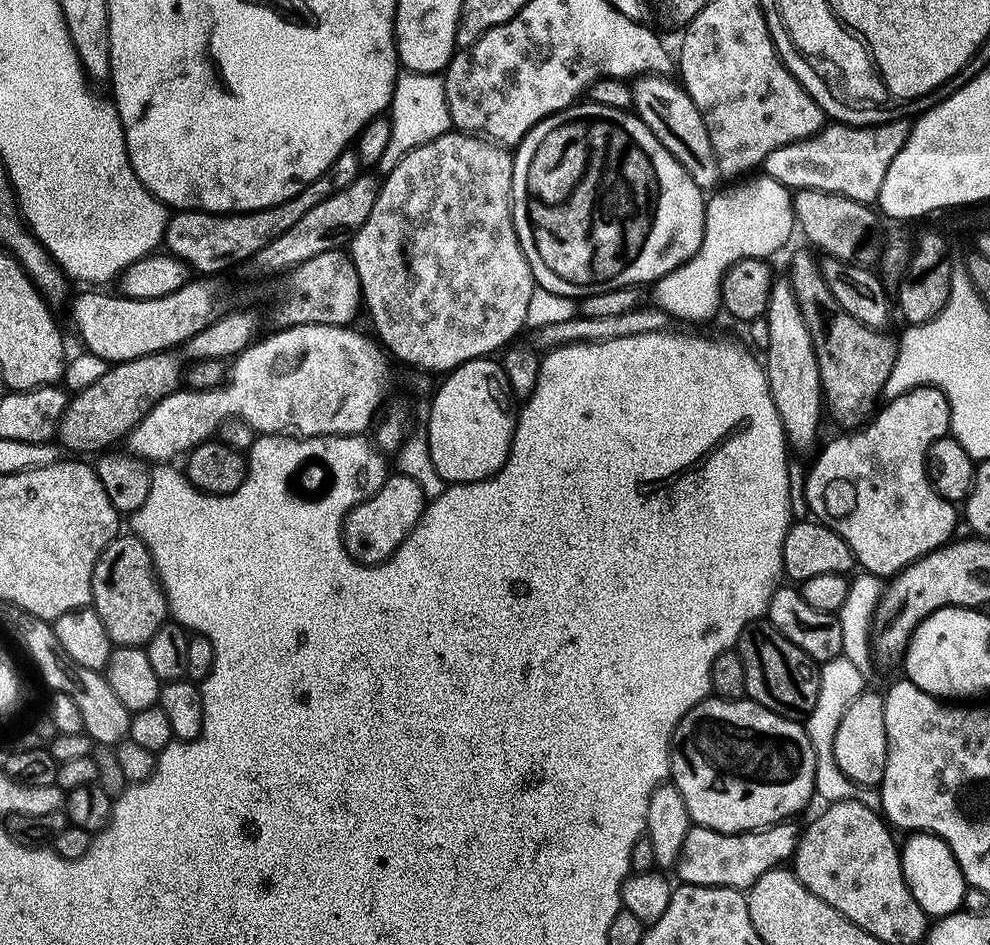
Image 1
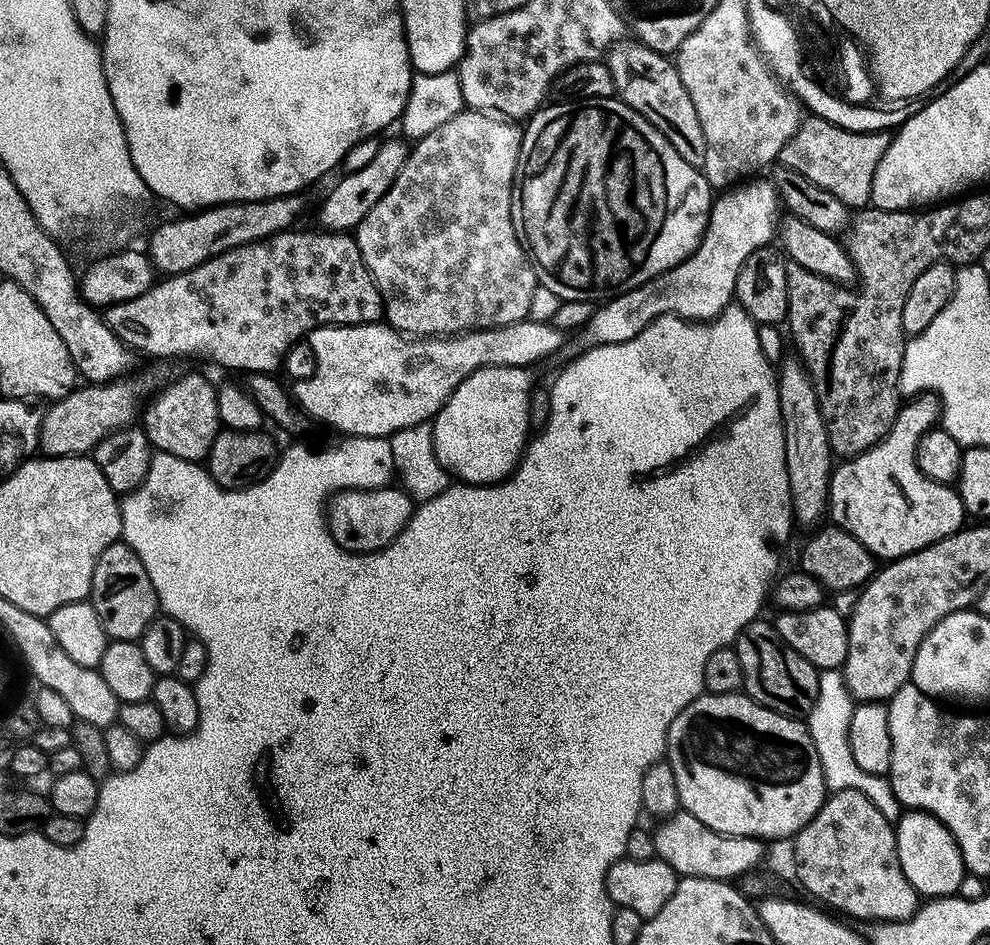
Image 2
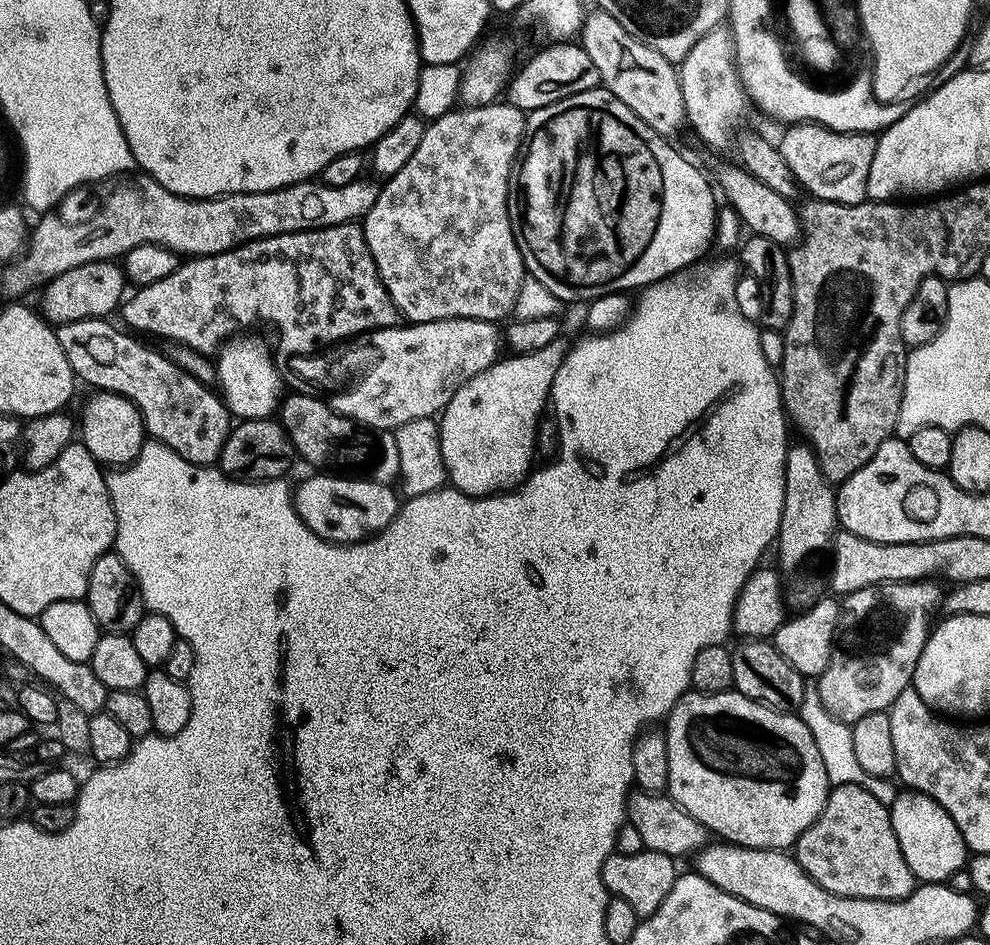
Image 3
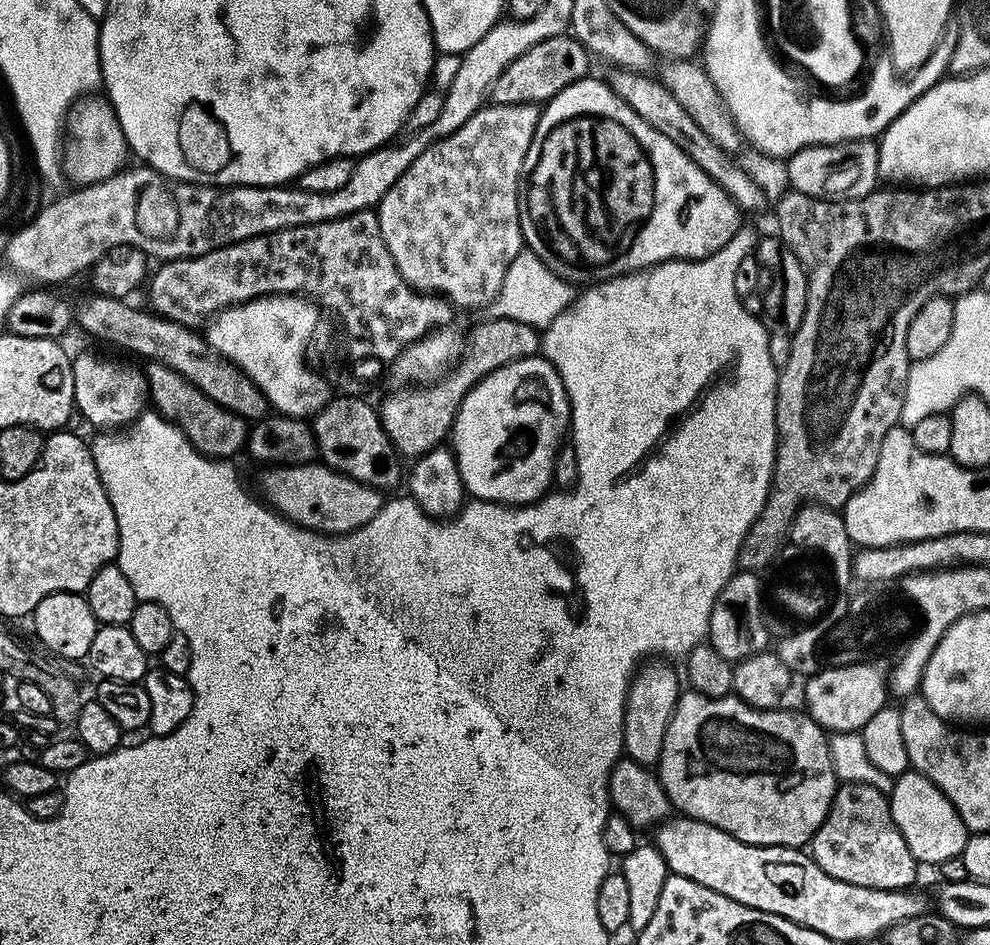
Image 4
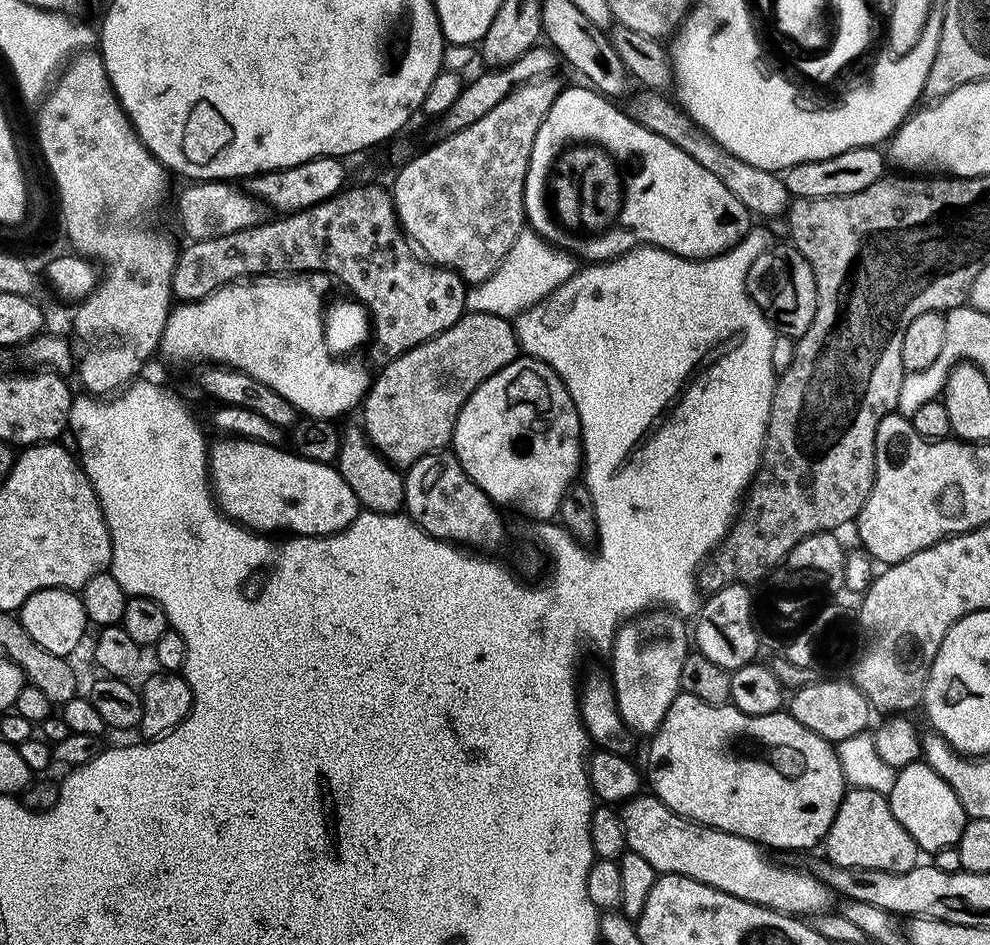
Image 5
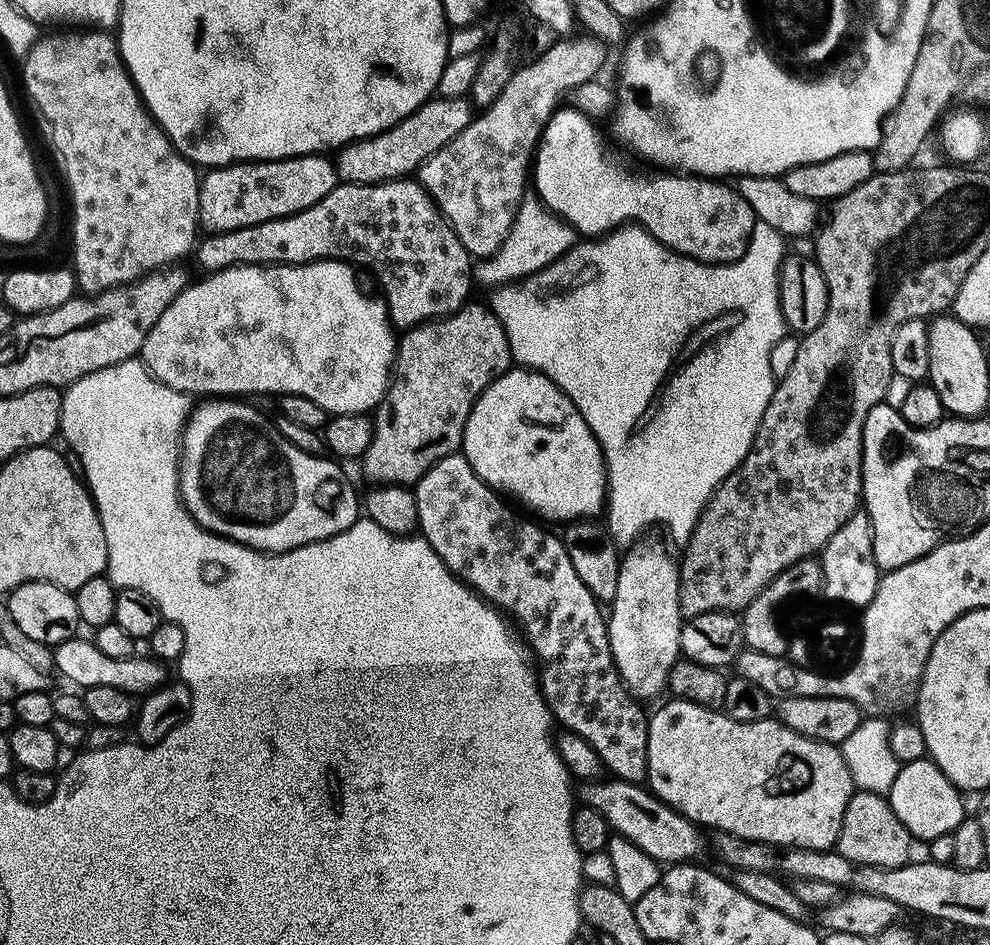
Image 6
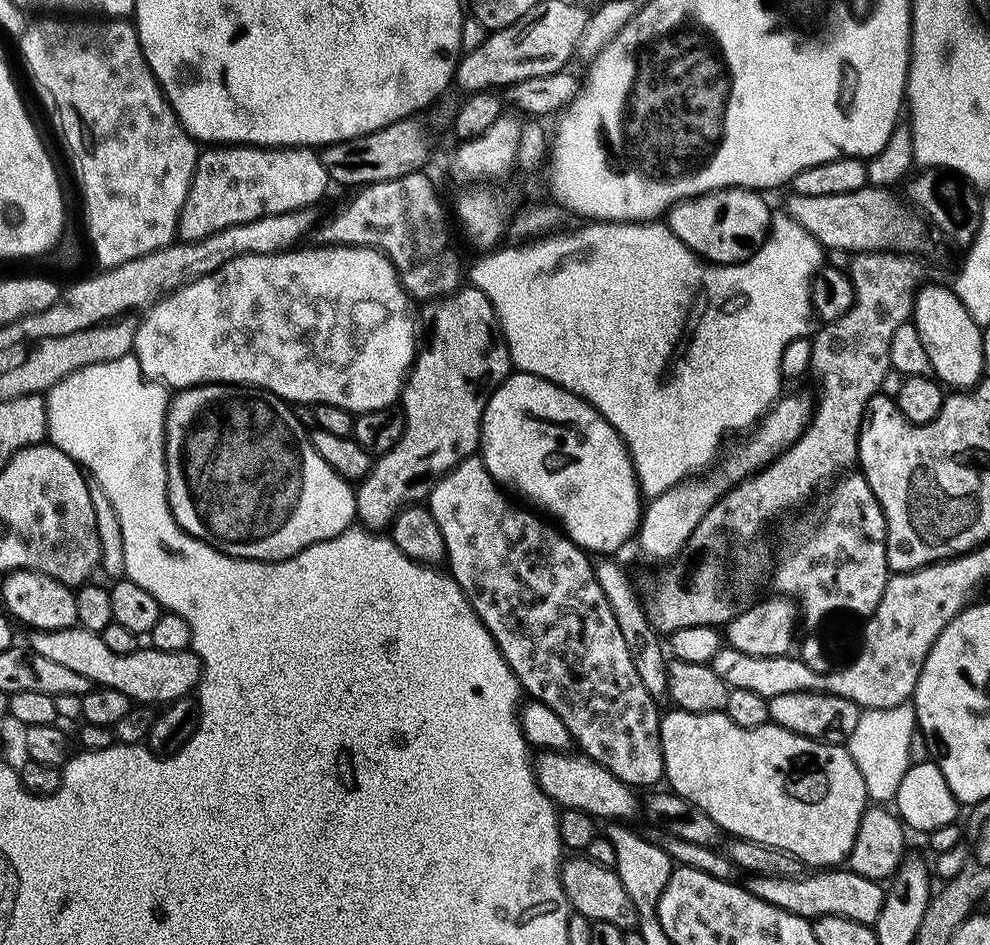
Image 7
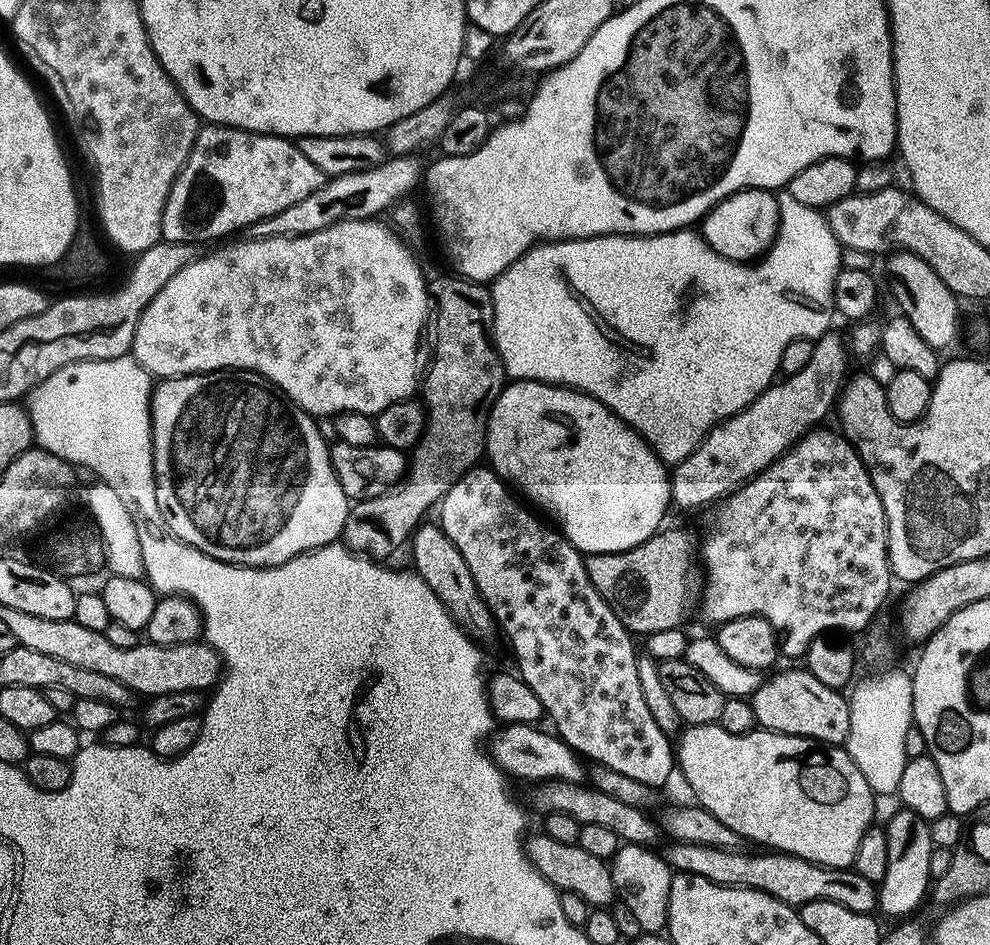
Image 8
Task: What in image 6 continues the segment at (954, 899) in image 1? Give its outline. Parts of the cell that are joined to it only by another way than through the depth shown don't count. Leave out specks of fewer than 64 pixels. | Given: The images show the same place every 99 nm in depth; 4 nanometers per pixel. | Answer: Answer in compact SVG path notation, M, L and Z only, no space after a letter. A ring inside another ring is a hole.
M928 758L903 765L894 778L894 786L886 795L902 826L906 826L908 833L917 841L927 842L942 834L955 832L966 817L963 800L965 797L961 789L951 784L946 774L942 774L937 764L933 764Z

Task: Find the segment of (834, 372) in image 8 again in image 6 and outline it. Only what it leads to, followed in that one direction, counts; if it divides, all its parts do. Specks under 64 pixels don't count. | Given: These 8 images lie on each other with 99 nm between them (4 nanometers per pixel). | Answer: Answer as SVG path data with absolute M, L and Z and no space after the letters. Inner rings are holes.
M641 537L621 557L618 586L608 614L608 636L616 668L635 699L647 702L669 687L671 671L683 651L684 615L681 610L680 564L660 540Z

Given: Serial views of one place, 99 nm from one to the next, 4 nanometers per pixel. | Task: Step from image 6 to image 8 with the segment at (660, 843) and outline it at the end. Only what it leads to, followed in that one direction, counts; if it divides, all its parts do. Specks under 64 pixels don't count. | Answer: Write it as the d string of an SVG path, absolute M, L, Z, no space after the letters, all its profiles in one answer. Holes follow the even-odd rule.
M536 724L503 725L499 730L493 731L490 737L492 761L508 778L517 776L520 780L532 780L531 782L561 780L563 783L581 783L586 776L585 761L555 731L547 731L543 732Z

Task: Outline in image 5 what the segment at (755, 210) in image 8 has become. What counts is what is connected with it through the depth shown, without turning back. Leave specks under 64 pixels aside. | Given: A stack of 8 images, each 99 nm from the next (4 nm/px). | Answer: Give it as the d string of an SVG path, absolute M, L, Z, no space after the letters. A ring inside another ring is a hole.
M565 87L558 93L554 106L550 106L550 114L546 114L546 118L534 138L534 150L530 150L530 166L526 170L526 182L524 183L524 214L527 227L538 233L548 243L572 253L584 262L613 260L616 256L625 256L631 248L641 246L665 248L667 252L672 252L676 256L685 256L687 260L709 260L712 256L721 256L723 252L728 252L748 233L750 213L746 206L714 174L710 174L705 167L700 166L673 142L652 133L646 126L632 120L623 107L615 108L612 105L615 103L609 97L601 96L591 87L583 87Z

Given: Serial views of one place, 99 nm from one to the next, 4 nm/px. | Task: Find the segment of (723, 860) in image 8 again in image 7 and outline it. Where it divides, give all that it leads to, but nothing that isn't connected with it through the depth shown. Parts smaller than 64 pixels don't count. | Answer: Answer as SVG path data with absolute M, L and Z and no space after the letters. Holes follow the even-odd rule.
M844 866L831 870L816 870L798 877L749 875L746 881L748 893L762 898L795 916L803 916L811 922L820 916L841 916L854 922L875 925L882 910L885 889L877 881L862 878L862 874Z

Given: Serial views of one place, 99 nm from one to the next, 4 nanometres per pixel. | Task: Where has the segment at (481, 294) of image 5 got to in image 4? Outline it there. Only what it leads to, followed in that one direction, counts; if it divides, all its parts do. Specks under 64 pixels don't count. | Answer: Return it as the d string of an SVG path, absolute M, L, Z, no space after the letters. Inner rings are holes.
M527 248L521 249L503 278L503 286L498 296L487 307L491 319L523 322L537 330L548 326L573 303L578 295L577 287L549 270L541 259Z

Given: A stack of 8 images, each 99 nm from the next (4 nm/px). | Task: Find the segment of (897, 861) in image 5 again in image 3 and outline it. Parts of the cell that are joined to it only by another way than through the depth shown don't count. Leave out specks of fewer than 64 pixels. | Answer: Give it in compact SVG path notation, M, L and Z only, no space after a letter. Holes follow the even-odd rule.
M838 784L829 791L822 814L818 814L815 822L796 839L794 855L802 870L806 870L822 890L830 890L830 894L871 900L905 900L918 887L916 875L906 866L902 846L898 846L889 805L878 802L870 790L862 790L857 784Z

